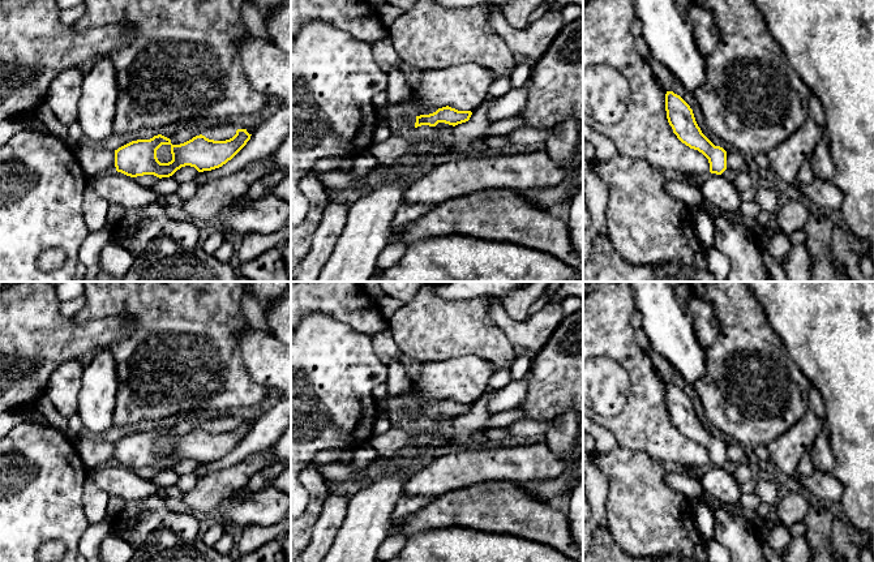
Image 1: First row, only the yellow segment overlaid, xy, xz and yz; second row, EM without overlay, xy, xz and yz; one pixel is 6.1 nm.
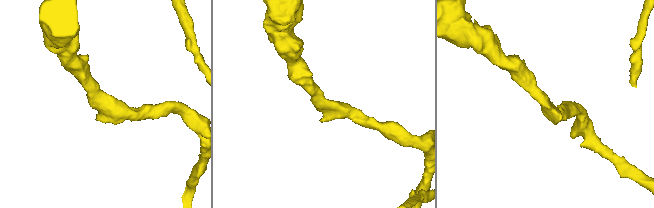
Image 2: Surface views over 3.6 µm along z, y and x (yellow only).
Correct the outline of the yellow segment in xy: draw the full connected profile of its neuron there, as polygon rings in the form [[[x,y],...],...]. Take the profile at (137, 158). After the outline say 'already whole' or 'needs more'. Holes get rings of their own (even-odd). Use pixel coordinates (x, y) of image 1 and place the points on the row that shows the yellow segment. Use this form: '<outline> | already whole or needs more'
[[[237,129],[236,134],[226,141],[209,140],[200,134],[192,140],[172,145],[171,140],[158,134],[150,140],[132,141],[115,150],[115,167],[130,177],[154,175],[159,179],[172,176],[185,166],[194,167],[198,172],[211,171],[231,160],[250,140],[247,129]],[[162,145],[171,146],[172,160],[160,163],[157,150]]] | already whole

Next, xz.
[[[449,106],[438,108],[436,112],[429,115],[416,116],[415,128],[421,125],[436,126],[438,123],[445,123],[449,125],[458,125],[470,120],[471,111],[458,111]]] | already whole

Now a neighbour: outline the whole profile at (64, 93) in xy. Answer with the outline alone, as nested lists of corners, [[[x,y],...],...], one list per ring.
[[[76,65],[63,70],[48,89],[44,104],[65,125],[77,120],[82,81],[83,72]]]

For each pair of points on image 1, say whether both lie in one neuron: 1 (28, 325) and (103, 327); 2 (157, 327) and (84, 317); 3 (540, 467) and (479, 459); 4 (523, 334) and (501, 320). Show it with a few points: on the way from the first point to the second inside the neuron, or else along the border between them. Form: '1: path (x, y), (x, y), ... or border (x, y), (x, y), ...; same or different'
1: path (46, 333), (85, 333); same
2: path (138, 309), (135, 305), (102, 305); same
3: path (525, 464), (495, 463); same
4: path (518, 333), (506, 325); same

